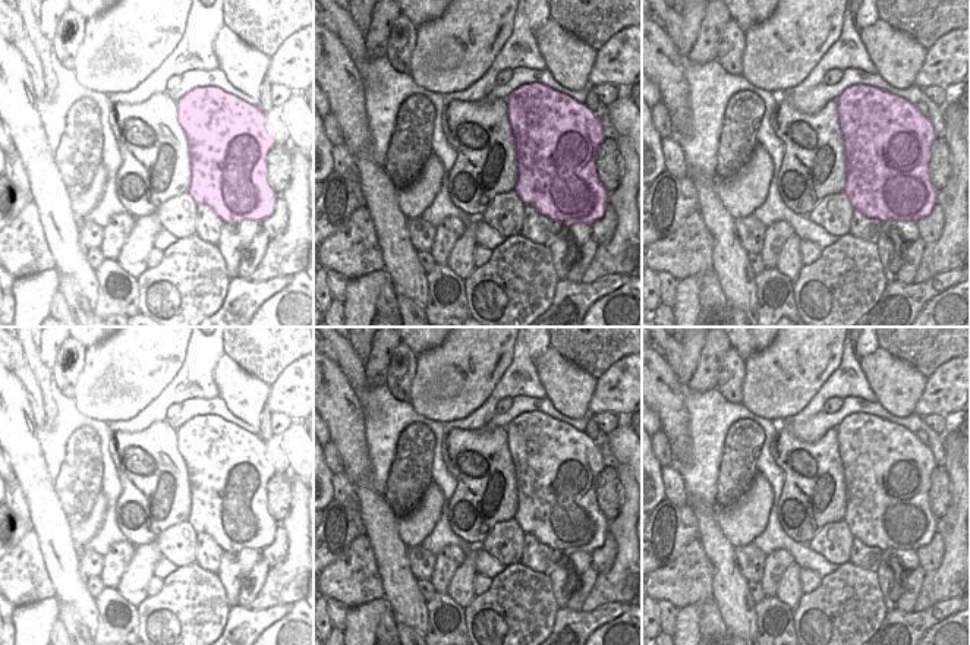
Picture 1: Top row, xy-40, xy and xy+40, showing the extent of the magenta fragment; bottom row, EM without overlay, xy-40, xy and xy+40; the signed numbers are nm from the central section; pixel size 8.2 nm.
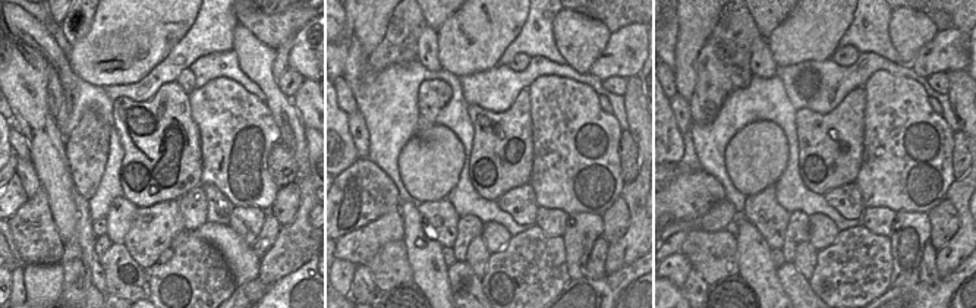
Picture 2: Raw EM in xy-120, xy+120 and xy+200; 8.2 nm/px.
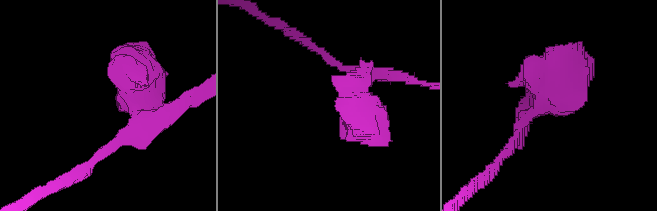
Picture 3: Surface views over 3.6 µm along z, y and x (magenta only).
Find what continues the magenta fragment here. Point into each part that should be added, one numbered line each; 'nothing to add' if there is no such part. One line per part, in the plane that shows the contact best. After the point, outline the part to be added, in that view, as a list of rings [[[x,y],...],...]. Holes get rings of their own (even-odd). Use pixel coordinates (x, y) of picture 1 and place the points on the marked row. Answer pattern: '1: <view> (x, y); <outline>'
nothing to add

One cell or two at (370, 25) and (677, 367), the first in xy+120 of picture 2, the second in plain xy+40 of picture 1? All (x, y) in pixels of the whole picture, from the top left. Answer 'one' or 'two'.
two

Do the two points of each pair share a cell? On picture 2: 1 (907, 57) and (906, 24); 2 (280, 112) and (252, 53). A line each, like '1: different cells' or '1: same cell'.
1: same cell
2: same cell

